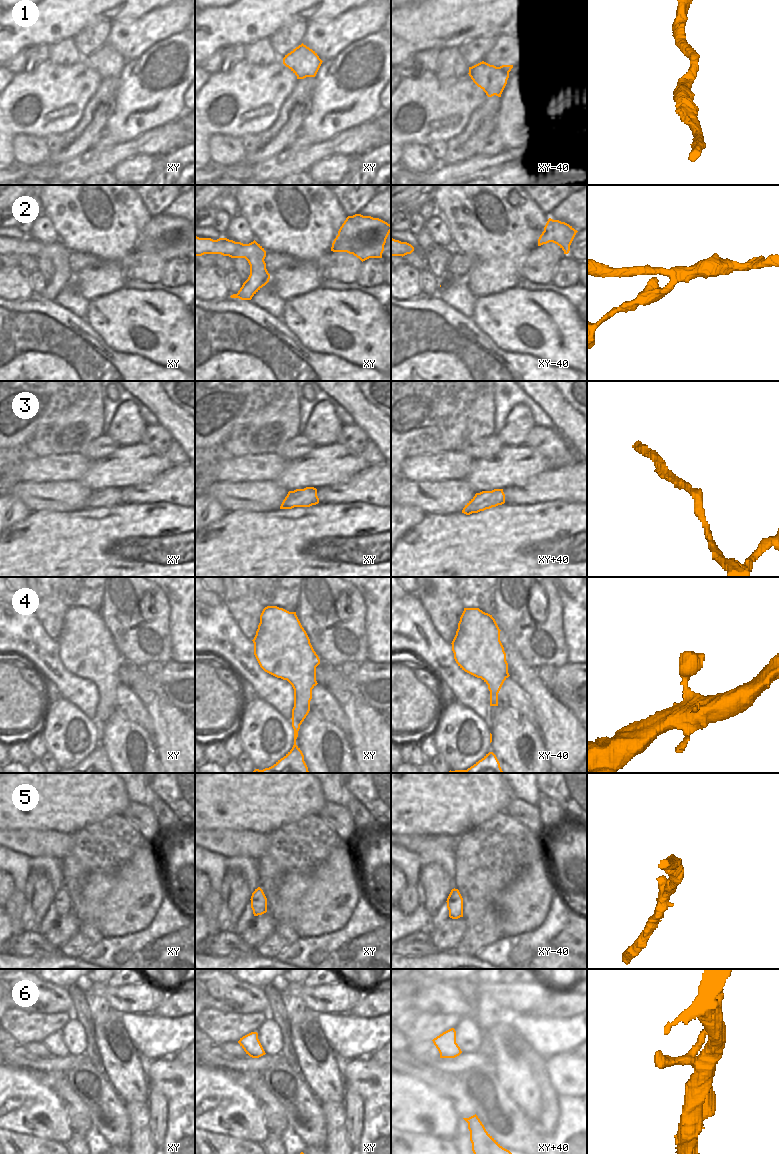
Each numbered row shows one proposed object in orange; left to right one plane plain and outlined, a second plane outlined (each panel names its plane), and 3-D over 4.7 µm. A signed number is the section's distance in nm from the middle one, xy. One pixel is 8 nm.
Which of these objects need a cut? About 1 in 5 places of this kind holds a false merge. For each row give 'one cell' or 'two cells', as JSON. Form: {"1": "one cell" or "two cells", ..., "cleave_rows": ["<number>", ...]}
{"1": "one cell", "2": "one cell", "3": "one cell", "4": "one cell", "5": "one cell", "6": "one cell", "cleave_rows": []}

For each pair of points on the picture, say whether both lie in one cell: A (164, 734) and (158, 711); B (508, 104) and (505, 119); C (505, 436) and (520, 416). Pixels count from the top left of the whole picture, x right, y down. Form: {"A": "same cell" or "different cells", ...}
{"A": "same cell", "B": "same cell", "C": "same cell"}

